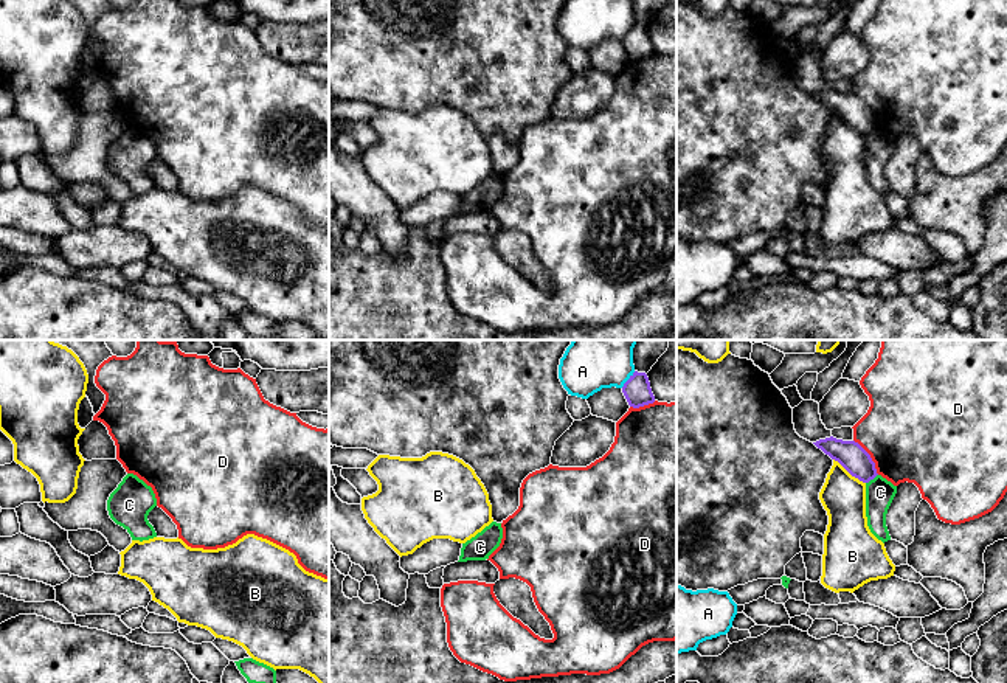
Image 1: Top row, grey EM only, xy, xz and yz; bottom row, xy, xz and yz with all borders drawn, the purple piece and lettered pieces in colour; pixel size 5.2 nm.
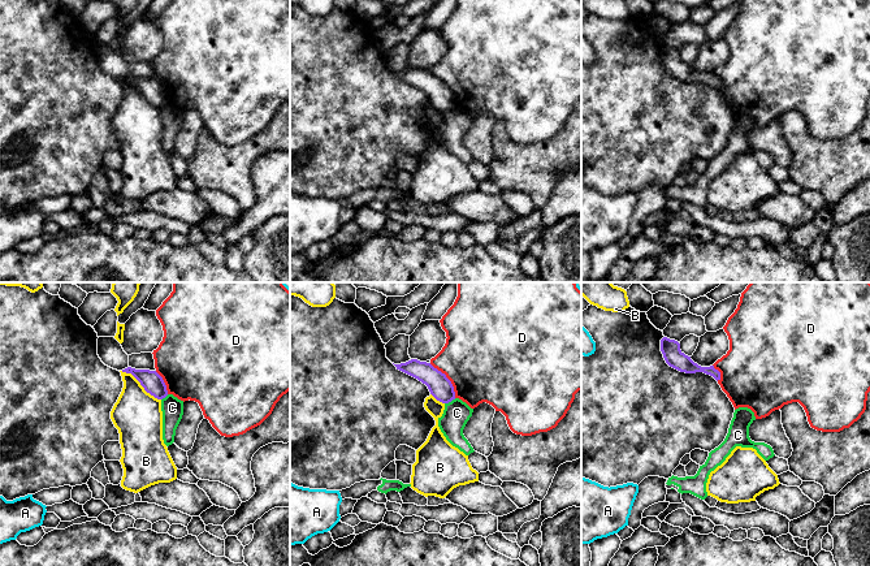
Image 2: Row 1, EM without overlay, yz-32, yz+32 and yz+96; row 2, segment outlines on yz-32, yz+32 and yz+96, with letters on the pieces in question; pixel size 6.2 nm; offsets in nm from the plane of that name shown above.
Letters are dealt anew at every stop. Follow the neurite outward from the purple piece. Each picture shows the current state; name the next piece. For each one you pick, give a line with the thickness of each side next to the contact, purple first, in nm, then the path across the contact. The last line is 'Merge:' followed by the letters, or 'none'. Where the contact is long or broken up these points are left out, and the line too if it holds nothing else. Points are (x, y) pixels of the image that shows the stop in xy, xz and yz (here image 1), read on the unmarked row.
Merge: none

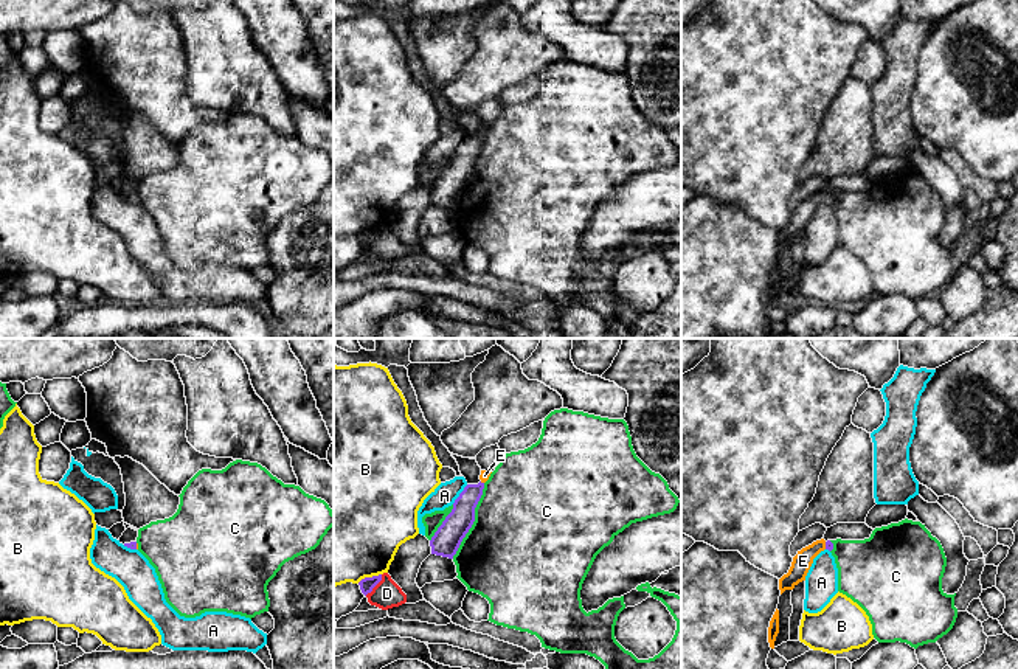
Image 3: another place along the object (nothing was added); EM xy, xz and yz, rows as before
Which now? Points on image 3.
E: 50 nm thick on the purple side, 100 nm on the other; runs through yz (829, 197), (826, 197), (818, 197), (803, 213)
Merge: E

